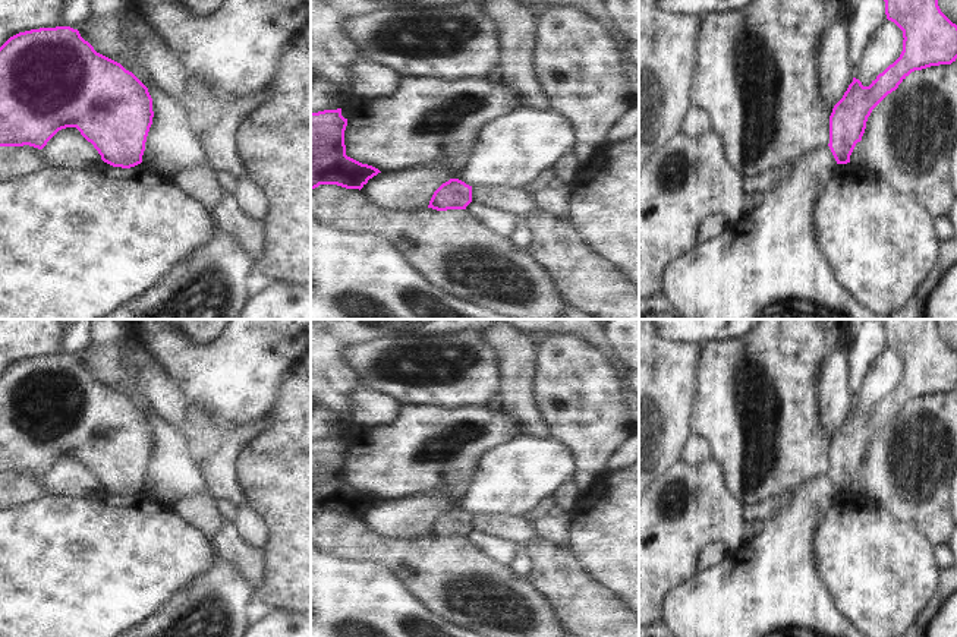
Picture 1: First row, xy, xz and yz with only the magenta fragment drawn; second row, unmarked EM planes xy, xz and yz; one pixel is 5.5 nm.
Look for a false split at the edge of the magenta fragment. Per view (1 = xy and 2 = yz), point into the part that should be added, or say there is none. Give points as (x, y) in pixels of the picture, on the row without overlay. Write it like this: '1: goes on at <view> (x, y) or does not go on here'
1: does not go on here
2: does not go on here

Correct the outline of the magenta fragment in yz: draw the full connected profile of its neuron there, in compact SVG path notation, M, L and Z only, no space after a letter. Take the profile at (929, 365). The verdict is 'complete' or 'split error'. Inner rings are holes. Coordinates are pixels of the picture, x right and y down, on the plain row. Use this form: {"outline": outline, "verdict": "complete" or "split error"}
{"outline": "M882 319L887 347L903 359L900 385L876 404L869 414L853 406L843 426L829 444L829 477L837 492L850 491L850 483L866 457L872 438L914 398L931 394L951 392L957 387L957 353L938 334L938 319Z", "verdict": "complete"}

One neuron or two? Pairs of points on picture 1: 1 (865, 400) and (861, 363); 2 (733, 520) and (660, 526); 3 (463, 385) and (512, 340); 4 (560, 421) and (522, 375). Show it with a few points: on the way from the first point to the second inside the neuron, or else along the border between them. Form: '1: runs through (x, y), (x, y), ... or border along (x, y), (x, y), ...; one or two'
1: border along (881, 353), (869, 369), (855, 403); two
2: runs through (715, 520), (677, 520); one
3: border along (481, 334), (494, 353), (499, 390); two
4: border along (535, 355), (534, 401), (544, 421); two

